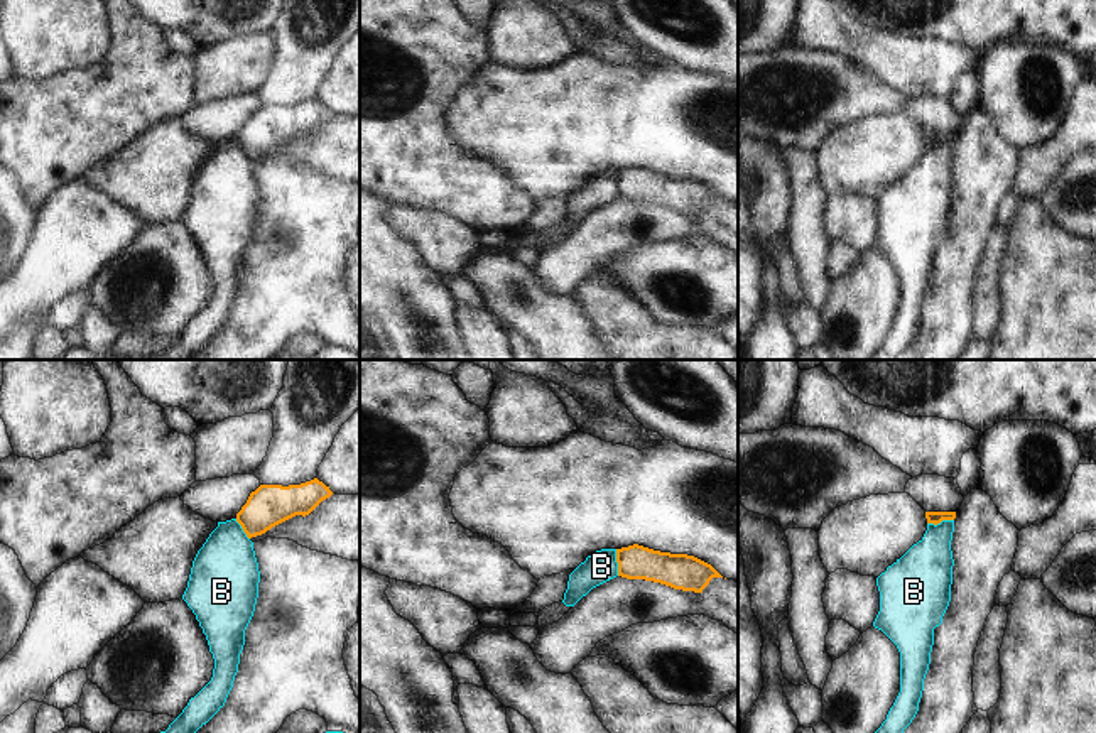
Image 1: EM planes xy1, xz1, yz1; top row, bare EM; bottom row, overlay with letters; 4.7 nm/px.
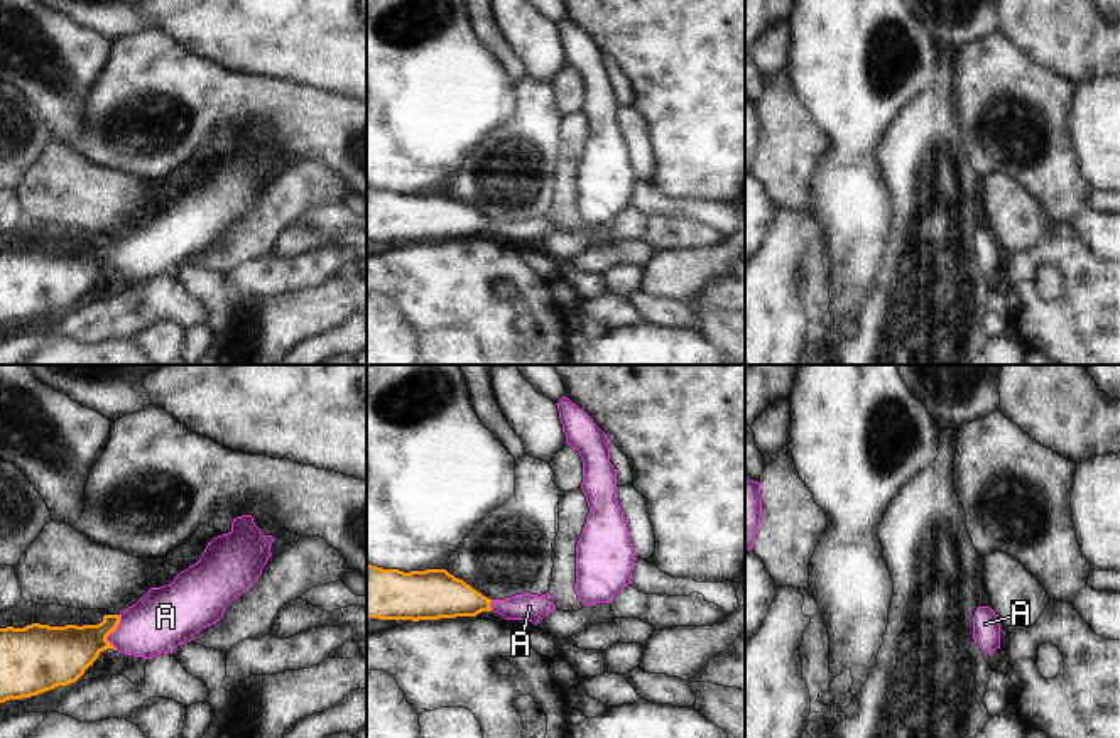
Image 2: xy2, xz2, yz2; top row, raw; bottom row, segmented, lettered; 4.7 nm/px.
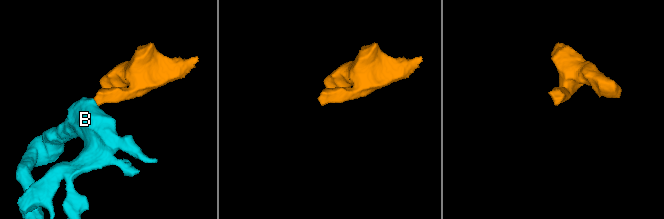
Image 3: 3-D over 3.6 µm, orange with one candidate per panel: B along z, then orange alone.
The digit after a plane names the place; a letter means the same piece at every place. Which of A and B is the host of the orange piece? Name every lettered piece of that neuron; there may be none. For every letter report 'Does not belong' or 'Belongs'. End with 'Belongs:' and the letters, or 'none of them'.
A: Belongs
B: Does not belong
Belongs: A

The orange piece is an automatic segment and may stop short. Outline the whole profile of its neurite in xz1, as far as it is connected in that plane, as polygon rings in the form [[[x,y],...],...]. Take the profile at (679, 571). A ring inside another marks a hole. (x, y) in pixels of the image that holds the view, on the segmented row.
[[[638,544],[616,549],[616,562],[621,578],[654,581],[682,591],[703,593],[713,578],[723,578],[694,556],[660,552]]]

